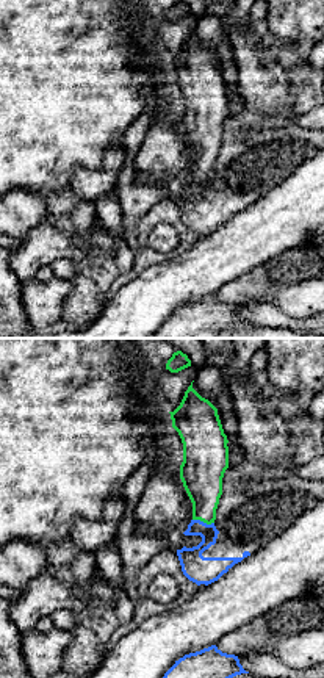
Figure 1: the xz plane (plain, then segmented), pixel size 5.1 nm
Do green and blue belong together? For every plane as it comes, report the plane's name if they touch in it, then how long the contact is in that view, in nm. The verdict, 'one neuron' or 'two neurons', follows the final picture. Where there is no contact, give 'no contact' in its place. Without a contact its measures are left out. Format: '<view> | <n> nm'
xz | 110 nm

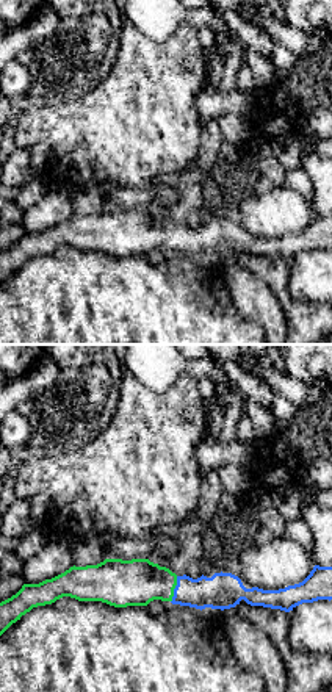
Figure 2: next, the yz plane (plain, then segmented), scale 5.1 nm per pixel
yz | 140 nm

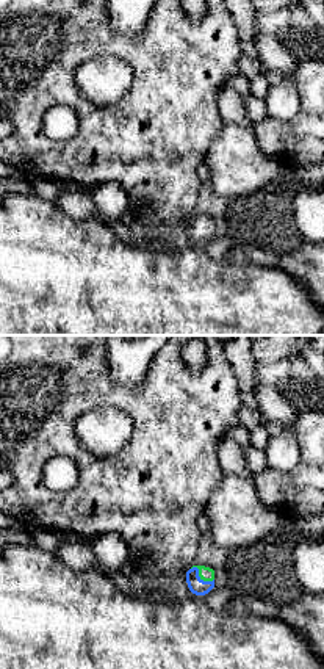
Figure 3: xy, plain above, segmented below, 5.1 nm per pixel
xy | 140 nm

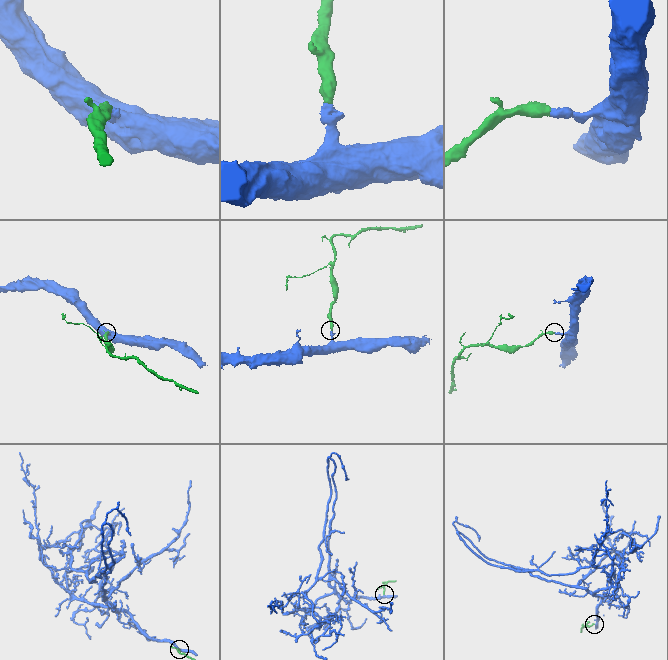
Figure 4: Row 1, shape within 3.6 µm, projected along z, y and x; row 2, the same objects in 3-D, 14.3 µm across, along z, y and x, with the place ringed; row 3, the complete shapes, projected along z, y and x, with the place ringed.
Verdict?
one neuron

